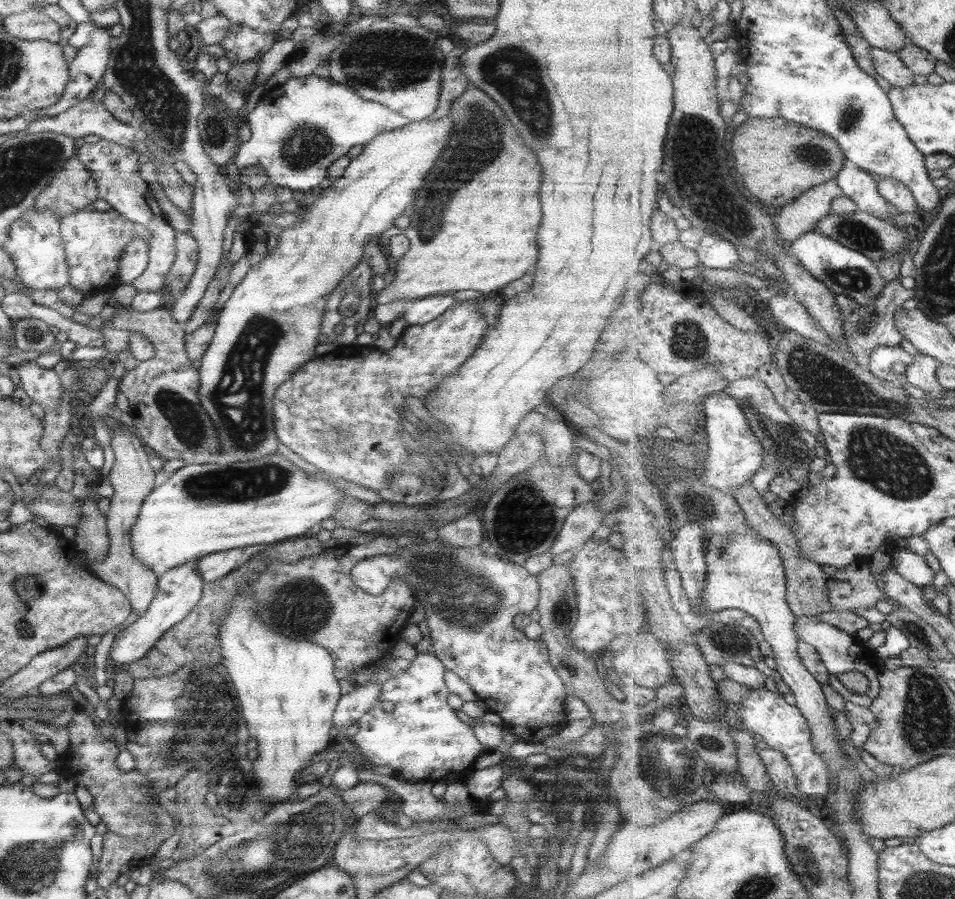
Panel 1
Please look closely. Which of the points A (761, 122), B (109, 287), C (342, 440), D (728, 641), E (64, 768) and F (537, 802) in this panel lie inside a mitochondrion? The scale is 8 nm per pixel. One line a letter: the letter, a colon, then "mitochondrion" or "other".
A: other
B: other
C: mitochondrion
D: mitochondrion
E: other
F: mitochondrion

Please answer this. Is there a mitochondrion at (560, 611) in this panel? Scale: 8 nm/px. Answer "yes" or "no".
yes

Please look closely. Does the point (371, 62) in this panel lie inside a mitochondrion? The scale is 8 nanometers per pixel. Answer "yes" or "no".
yes

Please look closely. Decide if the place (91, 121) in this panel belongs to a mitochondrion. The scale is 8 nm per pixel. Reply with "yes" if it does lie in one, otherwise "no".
no

